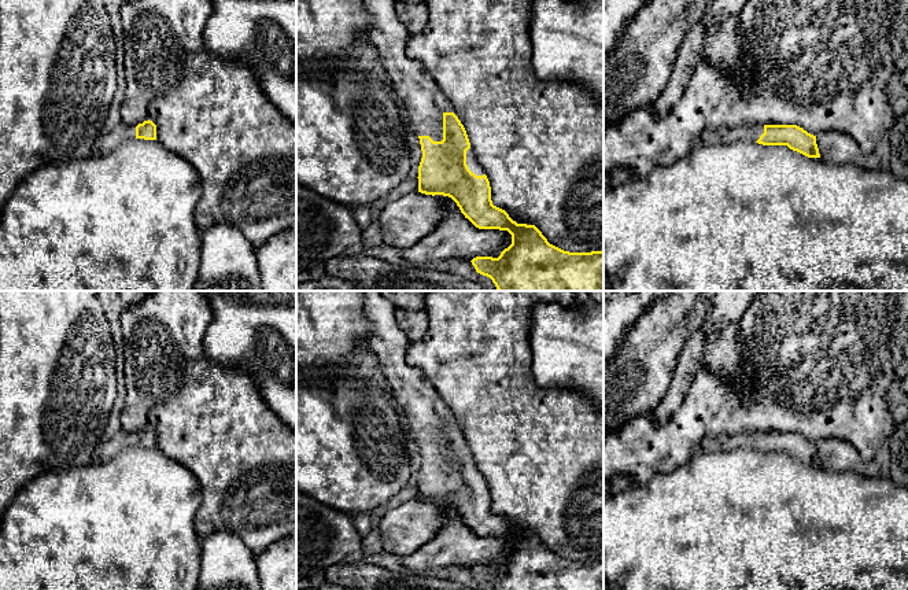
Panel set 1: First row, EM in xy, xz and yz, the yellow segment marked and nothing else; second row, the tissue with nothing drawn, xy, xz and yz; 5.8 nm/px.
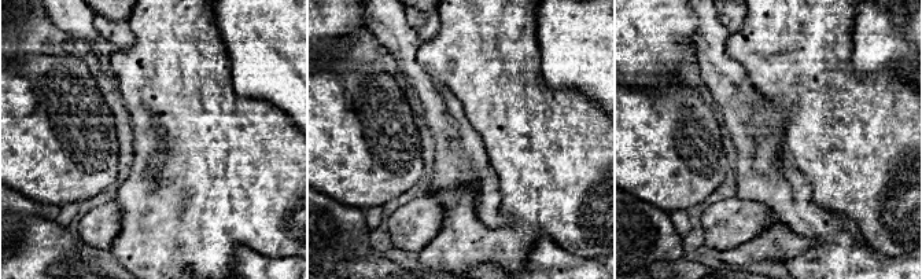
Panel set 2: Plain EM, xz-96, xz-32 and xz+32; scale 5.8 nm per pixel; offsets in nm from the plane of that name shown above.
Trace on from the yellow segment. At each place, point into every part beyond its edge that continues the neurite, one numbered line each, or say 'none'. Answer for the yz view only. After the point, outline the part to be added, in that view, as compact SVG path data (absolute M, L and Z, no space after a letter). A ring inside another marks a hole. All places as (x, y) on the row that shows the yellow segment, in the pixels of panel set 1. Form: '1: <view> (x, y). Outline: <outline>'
1: yz (742, 132). Outline: M738 125L716 129L716 143L753 141L764 133L764 125Z

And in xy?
1: xy (121, 133). Outline: M121 122L112 132L99 139L96 152L101 155L108 154L119 144L132 139L136 139L136 126L132 128Z

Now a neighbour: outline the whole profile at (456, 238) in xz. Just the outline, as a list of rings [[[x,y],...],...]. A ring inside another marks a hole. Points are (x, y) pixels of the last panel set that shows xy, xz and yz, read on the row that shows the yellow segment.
[[[443,195],[435,198],[443,204],[443,217],[425,239],[403,251],[409,263],[424,266],[451,259],[498,258],[512,244],[512,235],[507,231],[479,229],[451,198]]]

